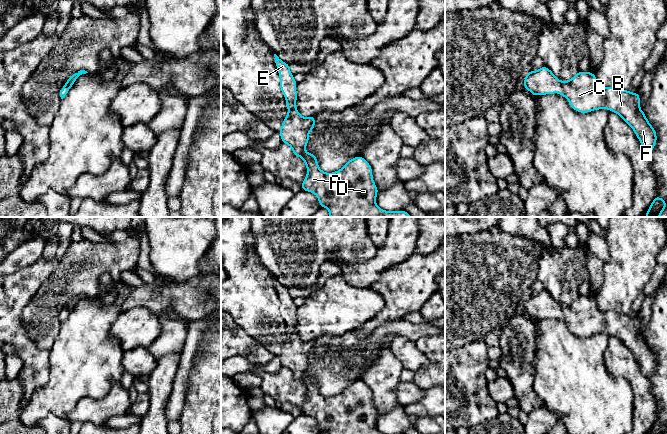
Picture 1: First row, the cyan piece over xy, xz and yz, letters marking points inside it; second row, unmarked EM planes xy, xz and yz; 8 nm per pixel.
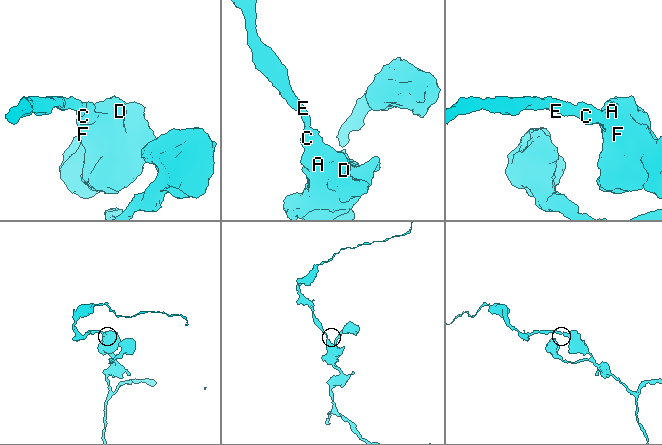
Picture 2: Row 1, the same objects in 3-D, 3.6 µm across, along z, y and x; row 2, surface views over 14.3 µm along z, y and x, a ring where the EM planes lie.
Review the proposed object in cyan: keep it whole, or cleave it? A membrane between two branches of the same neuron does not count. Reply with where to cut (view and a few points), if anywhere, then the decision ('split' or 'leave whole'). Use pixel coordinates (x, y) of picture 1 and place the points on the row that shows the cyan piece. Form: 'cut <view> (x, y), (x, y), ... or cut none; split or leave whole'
cut none; leave whole

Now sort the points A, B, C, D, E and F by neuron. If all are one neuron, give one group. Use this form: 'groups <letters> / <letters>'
groups A B C D E F

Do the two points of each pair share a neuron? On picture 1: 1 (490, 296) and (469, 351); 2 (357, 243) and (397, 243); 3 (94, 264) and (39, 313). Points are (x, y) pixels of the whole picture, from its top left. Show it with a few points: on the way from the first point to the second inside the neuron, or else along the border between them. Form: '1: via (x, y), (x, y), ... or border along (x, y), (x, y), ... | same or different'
1: border along (455, 348), (482, 340), (487, 345), (490, 357) | different
2: border along (377, 247), (376, 253), (372, 258), (359, 263) | different
3: via (80, 278), (73, 279), (53, 299) | same

